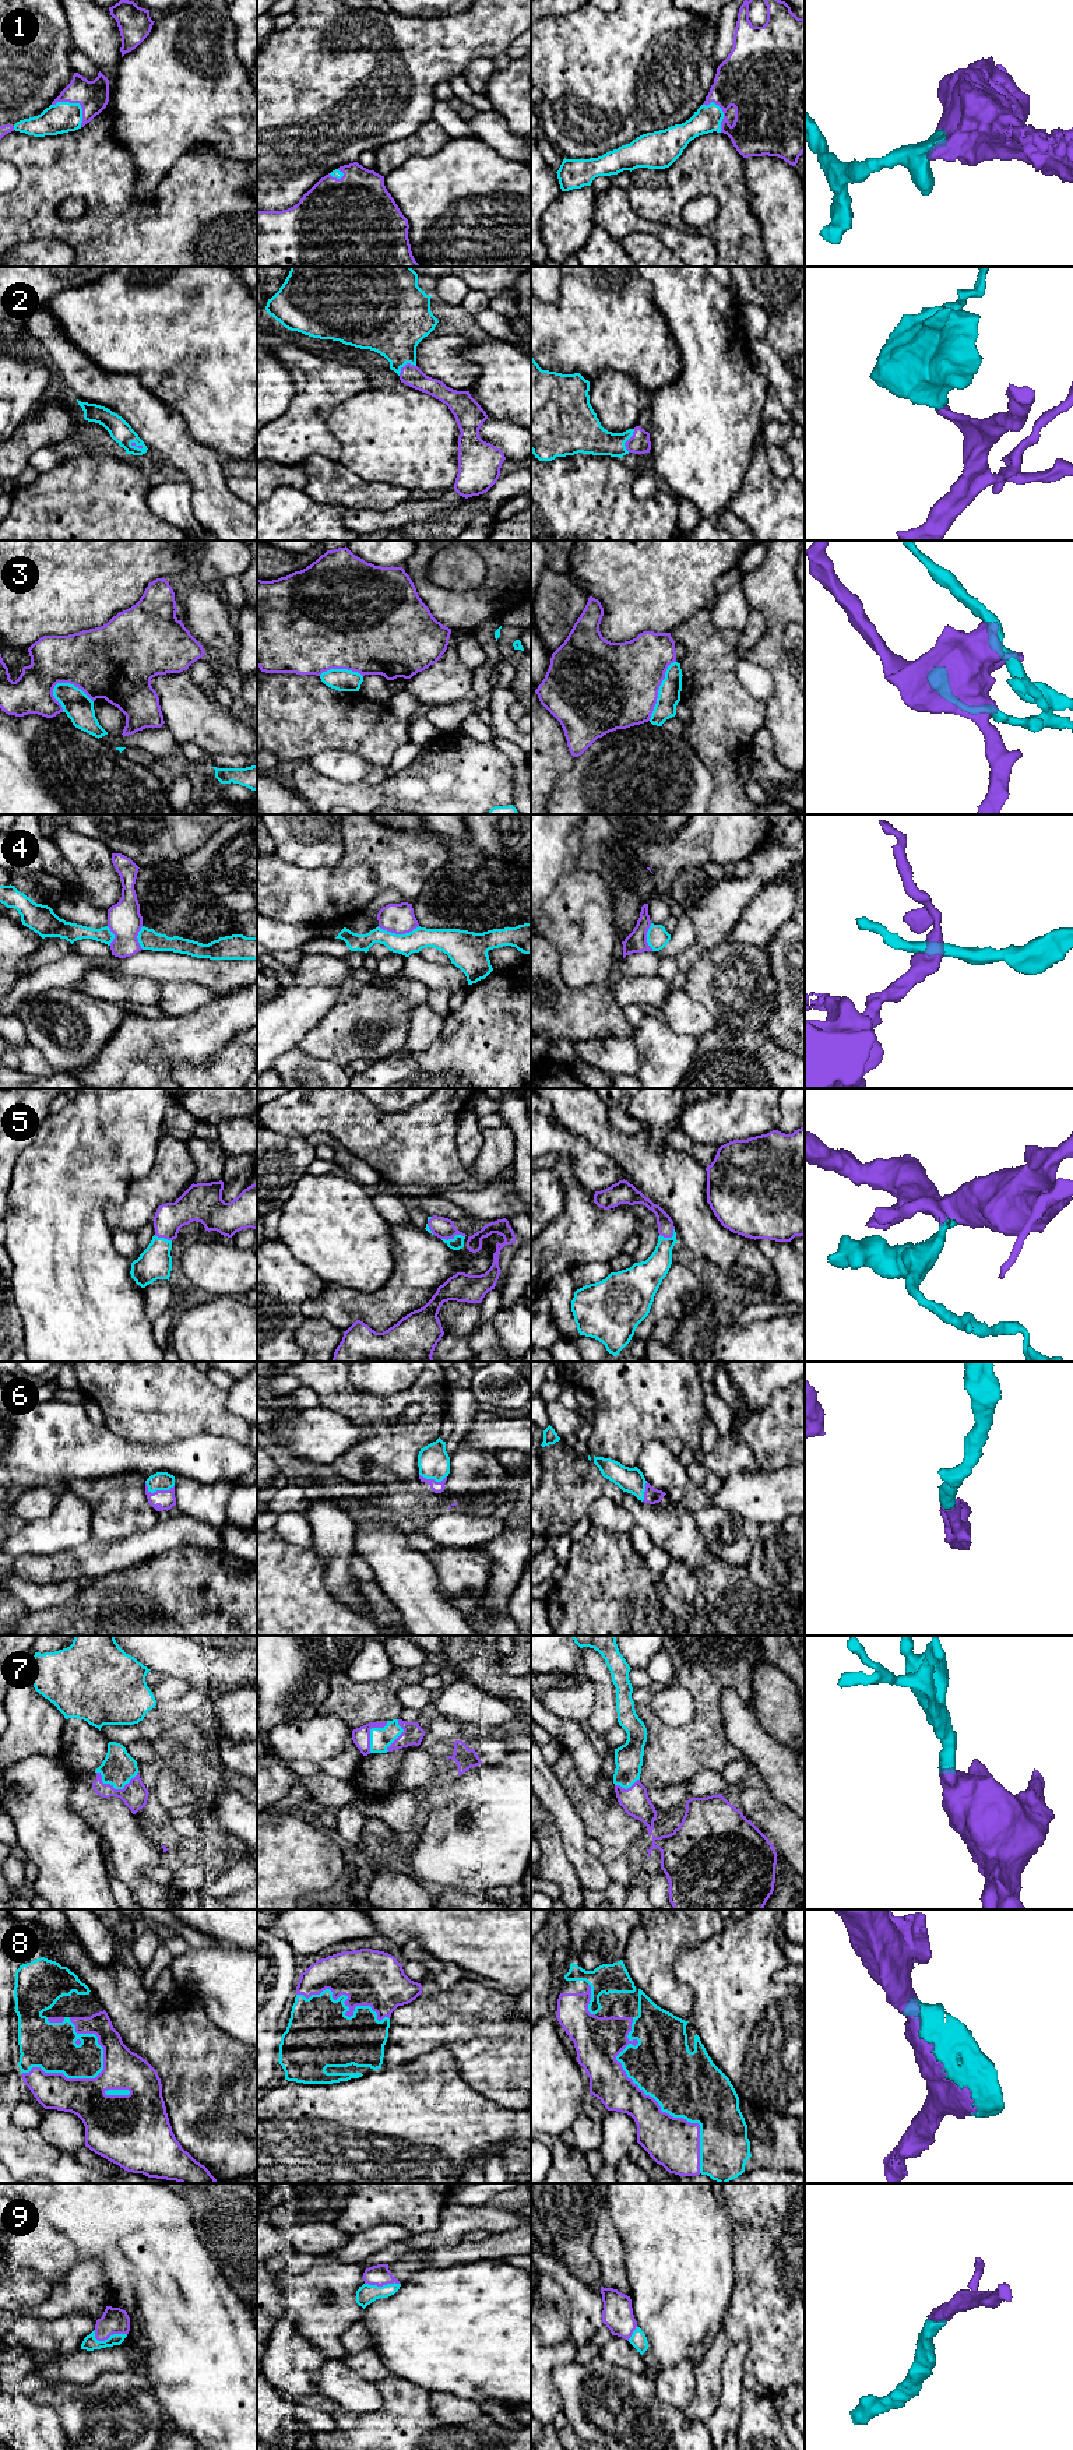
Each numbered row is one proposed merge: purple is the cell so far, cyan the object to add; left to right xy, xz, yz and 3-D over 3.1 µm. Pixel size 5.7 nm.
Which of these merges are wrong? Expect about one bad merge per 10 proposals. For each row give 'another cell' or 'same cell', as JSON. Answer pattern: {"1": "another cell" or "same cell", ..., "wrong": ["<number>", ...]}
{"1": "same cell", "2": "same cell", "3": "another cell", "4": "another cell", "5": "same cell", "6": "same cell", "7": "same cell", "8": "same cell", "9": "same cell", "wrong": ["3", "4"]}

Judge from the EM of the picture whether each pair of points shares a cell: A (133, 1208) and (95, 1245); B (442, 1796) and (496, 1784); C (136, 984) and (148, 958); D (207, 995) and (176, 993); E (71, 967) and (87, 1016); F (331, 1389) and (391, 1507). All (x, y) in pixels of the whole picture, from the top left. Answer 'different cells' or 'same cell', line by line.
A: different cells
B: same cell
C: different cells
D: same cell
E: different cells
F: different cells

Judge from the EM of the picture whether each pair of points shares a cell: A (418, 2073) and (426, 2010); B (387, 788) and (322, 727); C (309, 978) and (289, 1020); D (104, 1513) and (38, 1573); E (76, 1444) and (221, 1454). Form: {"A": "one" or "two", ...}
{"A": "two", "B": "two", "C": "one", "D": "two", "E": "one"}

